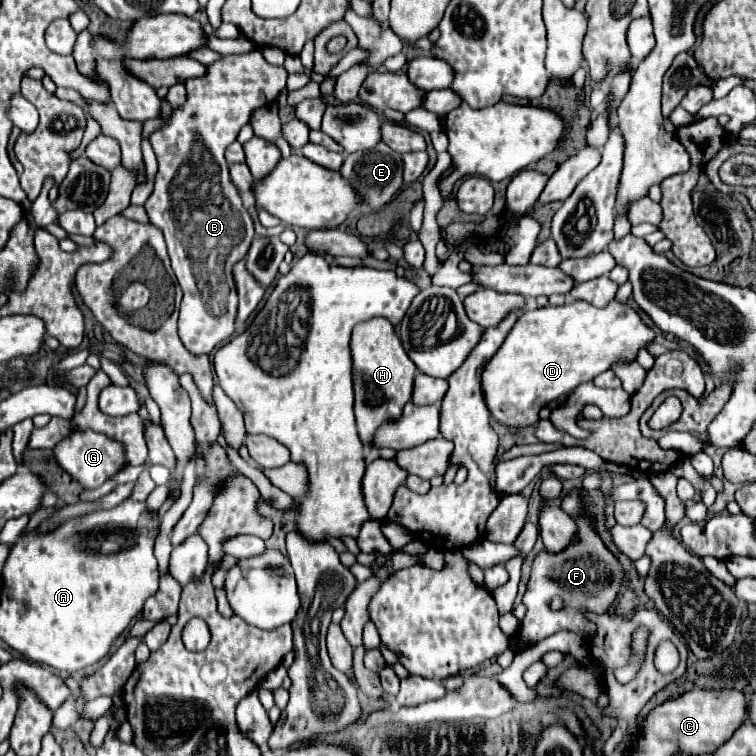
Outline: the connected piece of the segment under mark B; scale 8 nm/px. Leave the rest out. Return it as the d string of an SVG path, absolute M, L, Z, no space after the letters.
M258 49L242 55L222 55L206 67L204 77L192 77L186 85L186 103L176 107L170 121L152 133L150 143L158 159L158 173L154 179L154 191L146 201L146 213L150 223L160 227L168 245L172 269L182 287L182 305L178 318L178 335L184 347L192 355L212 353L220 343L228 341L234 333L238 293L232 281L232 269L236 261L242 261L254 239L254 221L248 209L242 205L238 189L232 185L229 164L224 157L226 147L236 141L238 131L250 121L250 113L264 107L278 97L286 85L288 71L284 67L270 65Z

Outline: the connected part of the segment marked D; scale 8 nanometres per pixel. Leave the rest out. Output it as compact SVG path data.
M570 301L562 307L546 305L534 311L524 311L504 339L500 353L496 353L496 357L492 357L492 361L488 361L484 369L482 389L488 411L496 421L508 427L530 427L538 423L540 409L550 405L556 397L572 393L580 383L590 381L598 373L610 369L610 365L618 359L634 359L638 349L646 347L652 339L654 331L640 321L638 313L618 301L612 301L608 307L602 309L586 301Z

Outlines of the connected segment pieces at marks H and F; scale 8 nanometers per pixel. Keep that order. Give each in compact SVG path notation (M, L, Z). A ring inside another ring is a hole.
M368 319L354 327L352 341L352 381L354 381L354 415L358 425L358 435L366 443L368 437L392 417L400 417L402 407L412 397L412 381L416 375L416 365L404 353L398 339L396 327L388 319Z
M572 495L572 497L564 497L562 499L562 509L566 513L572 515L572 519L578 525L578 533L580 533L580 541L576 545L570 545L566 551L562 553L546 553L542 551L532 565L532 575L528 581L528 589L524 593L524 605L526 605L526 617L518 629L518 635L514 637L516 647L524 649L528 645L534 645L536 641L545 639L548 636L561 630L569 630L575 632L584 638L592 637L594 633L594 625L590 621L584 619L584 615L580 613L580 607L586 607L594 613L606 613L608 607L614 603L618 591L620 591L620 583L622 583L622 567L618 565L618 561L612 557L612 553L606 549L606 545L602 543L602 539L594 533L592 529L592 521L582 515L580 511L580 497ZM560 595L566 603L566 607L562 611L550 611L548 603L552 597Z

